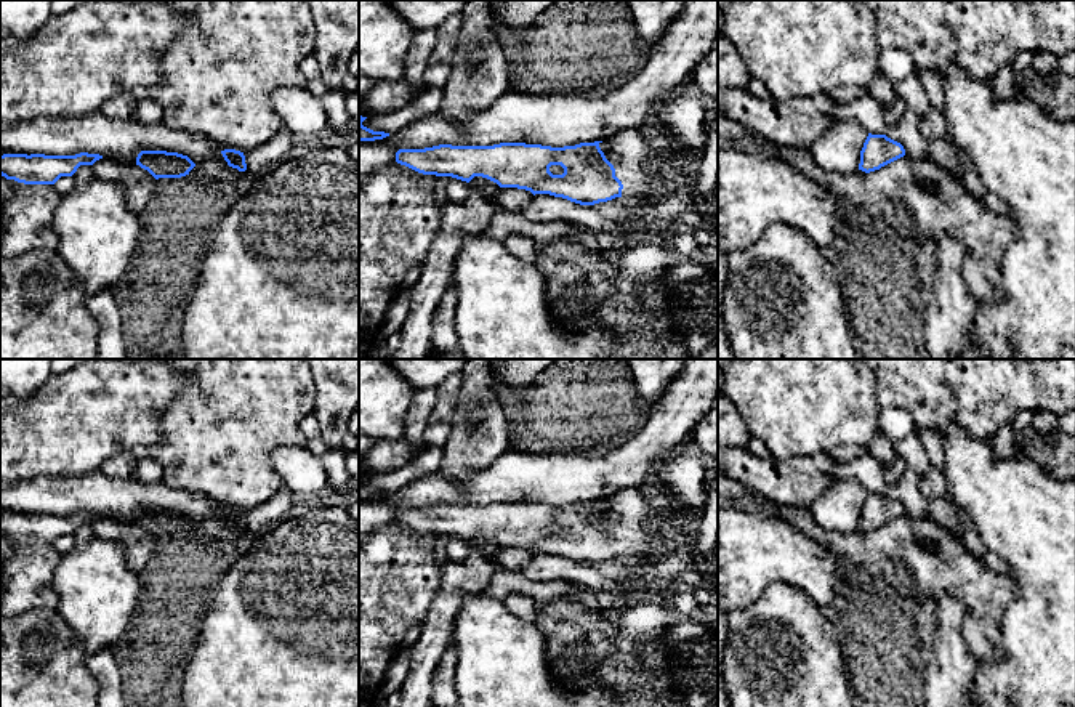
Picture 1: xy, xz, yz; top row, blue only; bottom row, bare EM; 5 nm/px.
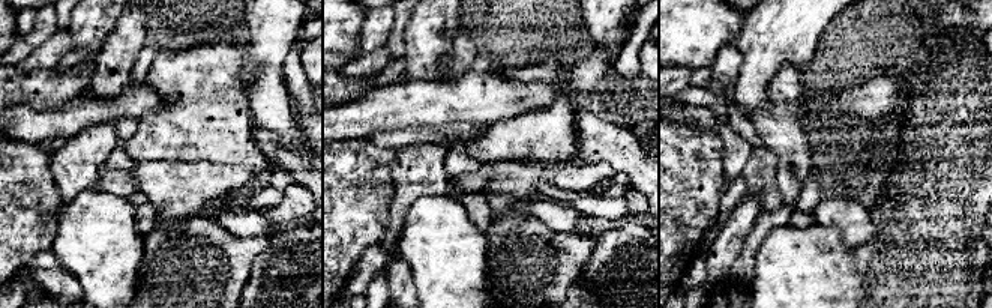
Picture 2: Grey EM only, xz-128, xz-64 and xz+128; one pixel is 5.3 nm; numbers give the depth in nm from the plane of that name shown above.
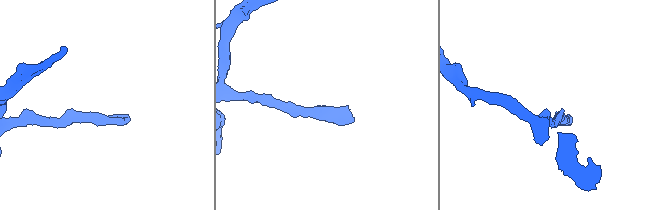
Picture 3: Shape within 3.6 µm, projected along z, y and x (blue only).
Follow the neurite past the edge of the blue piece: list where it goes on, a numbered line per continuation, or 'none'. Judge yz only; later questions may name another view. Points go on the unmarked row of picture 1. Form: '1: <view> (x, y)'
none

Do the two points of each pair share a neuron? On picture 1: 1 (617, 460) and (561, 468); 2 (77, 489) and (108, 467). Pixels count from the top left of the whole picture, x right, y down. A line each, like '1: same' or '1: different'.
1: same
2: different

